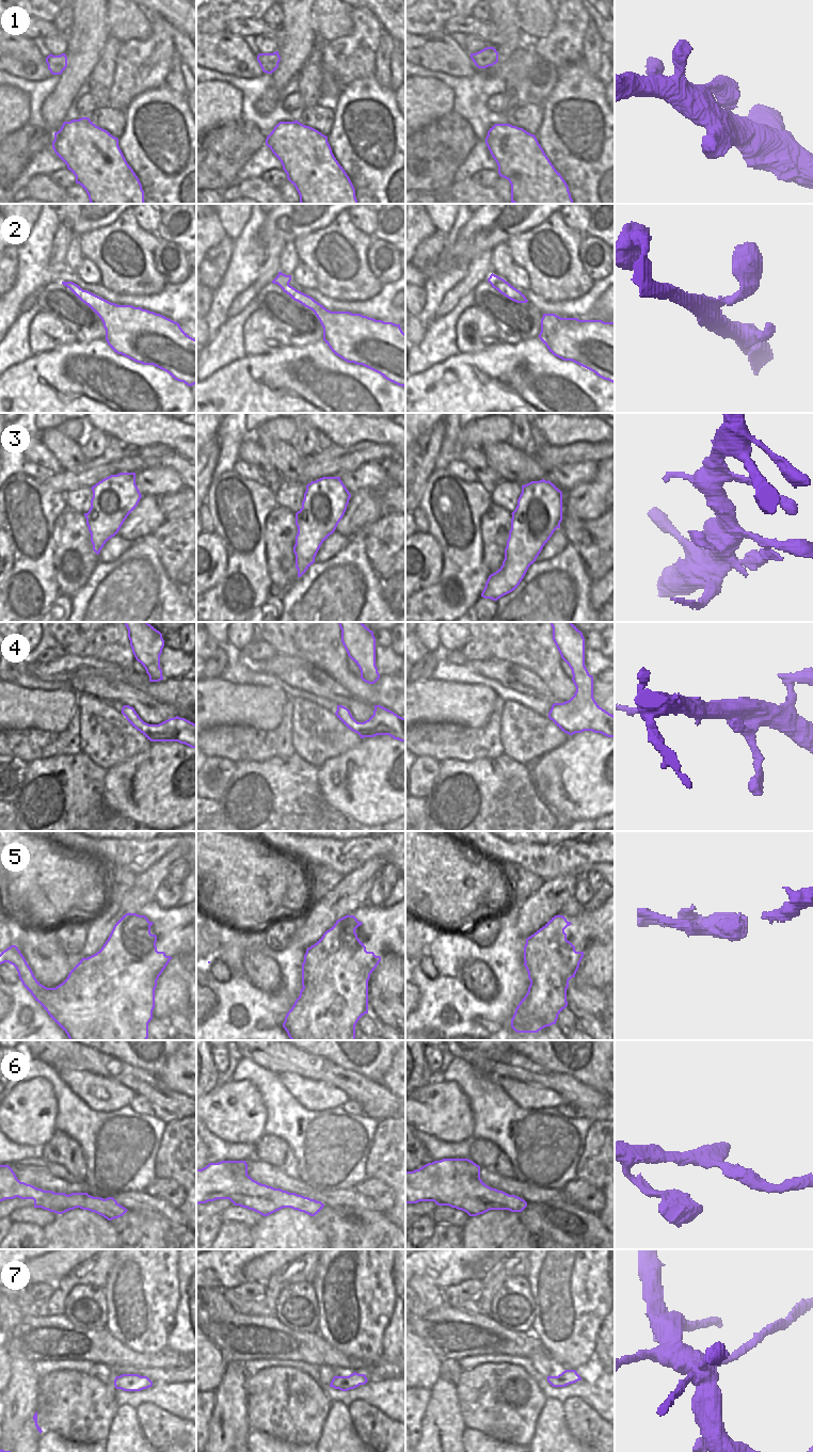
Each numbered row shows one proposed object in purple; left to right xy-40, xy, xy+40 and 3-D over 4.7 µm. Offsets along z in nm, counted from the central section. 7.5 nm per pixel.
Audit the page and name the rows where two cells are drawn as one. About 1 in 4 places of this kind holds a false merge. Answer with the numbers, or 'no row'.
5, 7

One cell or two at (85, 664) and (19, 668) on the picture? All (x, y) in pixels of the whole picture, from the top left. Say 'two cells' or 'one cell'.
two cells

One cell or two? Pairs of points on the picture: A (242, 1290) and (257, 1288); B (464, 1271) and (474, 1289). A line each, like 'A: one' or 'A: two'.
A: one
B: two

